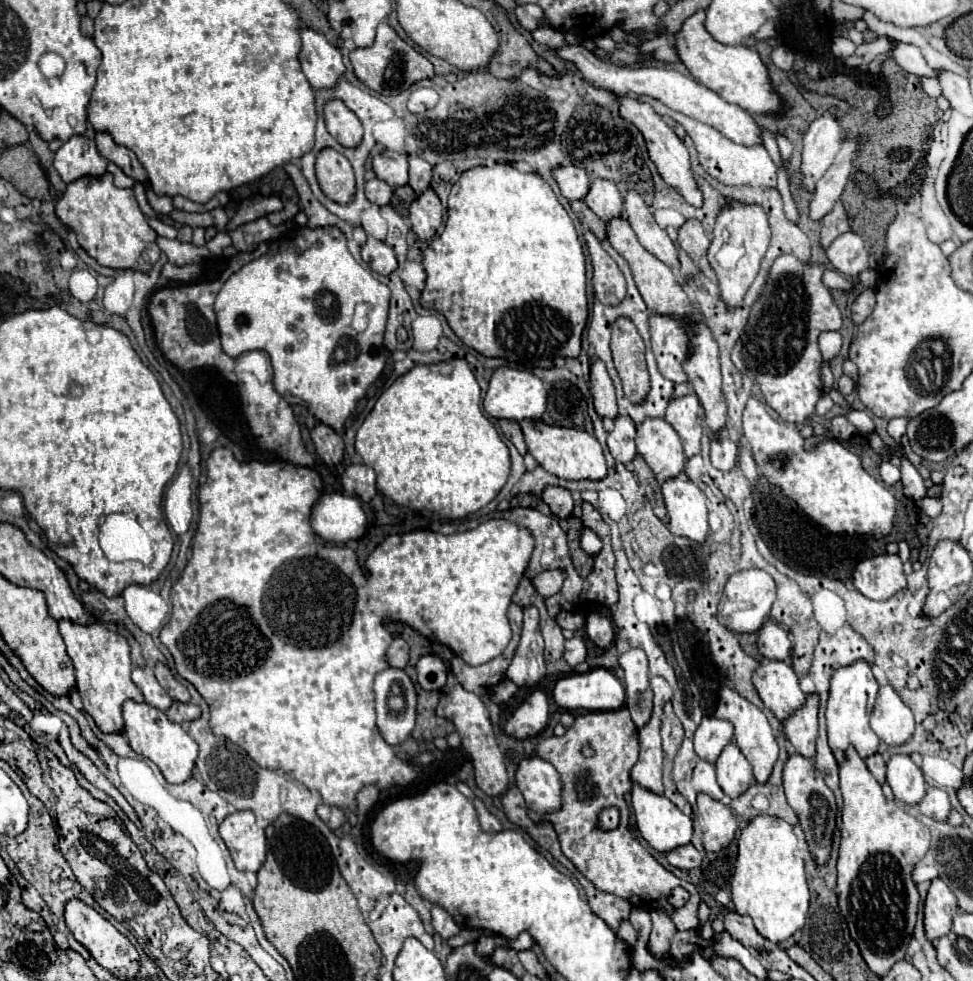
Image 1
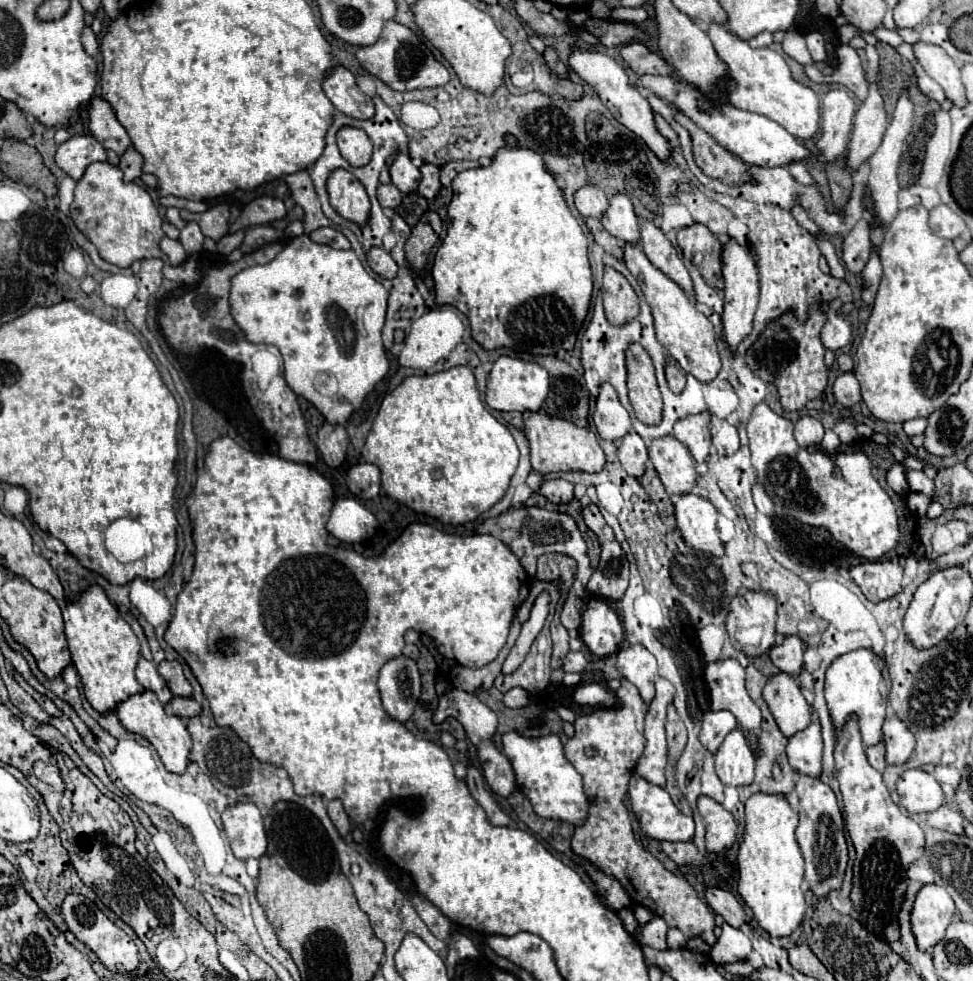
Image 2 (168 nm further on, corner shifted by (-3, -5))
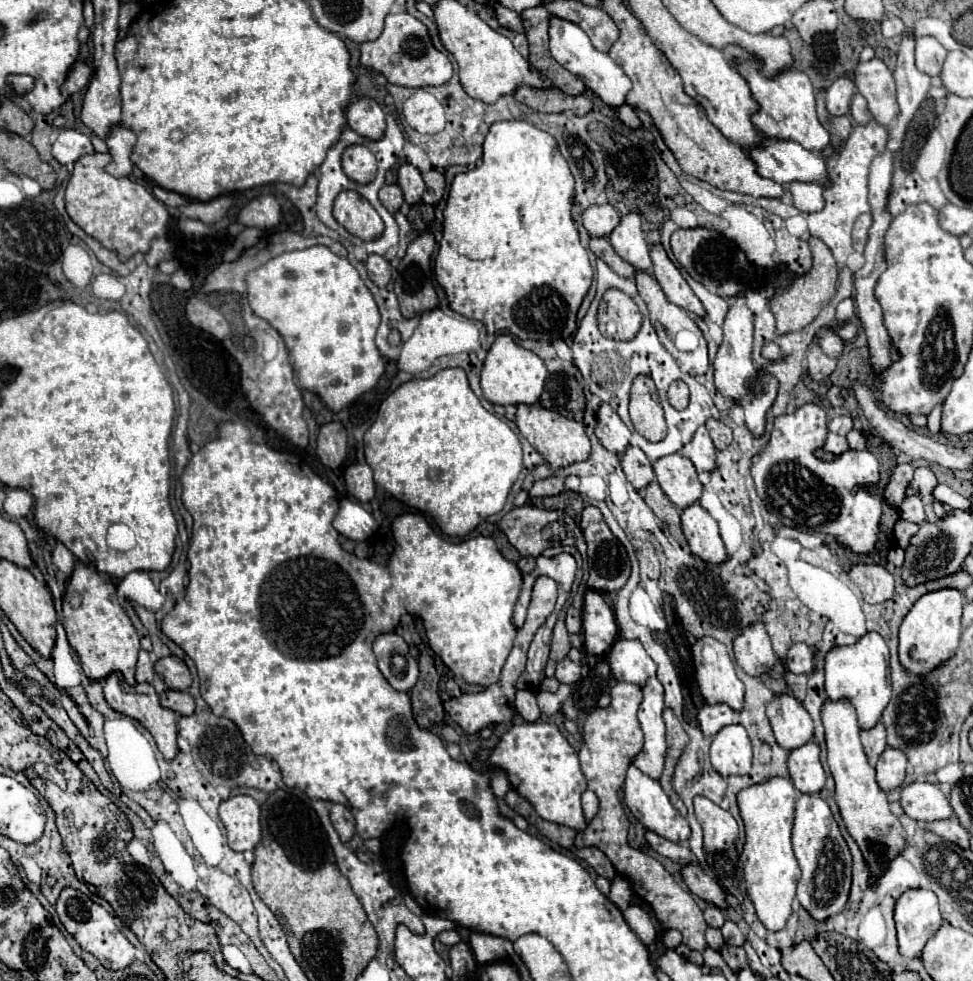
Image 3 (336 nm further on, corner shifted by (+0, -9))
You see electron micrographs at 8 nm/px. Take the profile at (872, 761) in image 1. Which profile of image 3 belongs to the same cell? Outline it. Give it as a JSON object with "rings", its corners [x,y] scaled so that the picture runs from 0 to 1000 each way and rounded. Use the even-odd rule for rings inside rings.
{"rings":[[[902,737],[894,745],[884,745],[884,753],[886,753],[886,759],[888,759],[890,772],[892,772],[894,780],[898,782],[902,772],[906,770],[909,761],[911,761],[911,743],[909,743],[909,739]]]}

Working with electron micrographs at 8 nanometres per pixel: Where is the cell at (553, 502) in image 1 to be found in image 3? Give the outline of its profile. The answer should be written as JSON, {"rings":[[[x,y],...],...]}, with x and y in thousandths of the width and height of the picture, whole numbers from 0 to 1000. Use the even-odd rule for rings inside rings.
{"rings":[[[561,486],[549,492],[549,496],[545,498],[545,507],[565,507],[565,505],[576,505],[578,501],[580,501],[580,488]]]}

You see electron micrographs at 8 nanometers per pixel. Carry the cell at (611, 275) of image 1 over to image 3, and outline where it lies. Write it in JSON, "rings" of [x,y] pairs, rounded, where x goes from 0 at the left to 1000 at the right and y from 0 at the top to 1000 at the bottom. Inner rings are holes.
{"rings":[[[625,295],[617,309],[615,329],[619,341],[625,346],[643,348],[656,339],[660,321],[656,317],[656,311],[641,297]]]}

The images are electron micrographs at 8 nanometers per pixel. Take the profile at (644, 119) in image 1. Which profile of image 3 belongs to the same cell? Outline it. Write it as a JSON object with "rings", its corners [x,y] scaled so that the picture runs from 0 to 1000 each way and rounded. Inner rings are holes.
{"rings":[[[565,17],[565,54],[567,58],[580,68],[584,70],[588,76],[592,76],[596,83],[600,83],[600,87],[613,95],[621,107],[635,111],[643,105],[643,97],[650,91],[647,81],[643,78],[643,74],[625,58],[625,54],[613,52],[604,40],[604,36],[590,23],[580,21],[576,17]]]}

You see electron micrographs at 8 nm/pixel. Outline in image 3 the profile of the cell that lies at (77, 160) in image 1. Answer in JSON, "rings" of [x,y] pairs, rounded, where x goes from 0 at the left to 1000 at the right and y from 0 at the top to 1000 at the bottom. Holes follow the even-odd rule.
{"rings":[[[64,131],[53,148],[53,158],[62,168],[78,166],[86,158],[95,158],[97,150],[90,138],[78,131]]]}

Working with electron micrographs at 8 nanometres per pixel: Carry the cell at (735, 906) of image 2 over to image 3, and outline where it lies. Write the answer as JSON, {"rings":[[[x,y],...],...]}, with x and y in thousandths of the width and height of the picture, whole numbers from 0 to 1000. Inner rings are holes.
{"rings":[[[705,882],[701,886],[701,894],[707,902],[707,906],[717,912],[719,916],[740,925],[740,927],[746,927],[748,920],[746,920],[746,910],[744,906],[736,900],[736,896],[732,896],[730,892],[726,892],[717,882]]]}

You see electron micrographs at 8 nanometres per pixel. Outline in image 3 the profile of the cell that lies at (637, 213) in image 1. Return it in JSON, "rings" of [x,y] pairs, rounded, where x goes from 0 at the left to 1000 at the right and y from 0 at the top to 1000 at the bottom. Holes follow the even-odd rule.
{"rings":[[[678,248],[668,250],[668,264],[670,264],[670,278],[672,278],[674,286],[678,288],[678,293],[682,295],[684,303],[693,311],[724,323],[724,313],[721,313],[719,305],[711,299],[709,291],[705,288],[701,278],[695,274],[695,270],[687,264],[687,260]]]}

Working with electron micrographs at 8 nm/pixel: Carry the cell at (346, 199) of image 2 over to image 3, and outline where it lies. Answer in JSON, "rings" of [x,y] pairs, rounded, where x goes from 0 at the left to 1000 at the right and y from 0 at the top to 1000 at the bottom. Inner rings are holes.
{"rings":[[[349,195],[343,205],[345,225],[370,244],[386,244],[395,235],[395,227],[384,211],[366,195]]]}

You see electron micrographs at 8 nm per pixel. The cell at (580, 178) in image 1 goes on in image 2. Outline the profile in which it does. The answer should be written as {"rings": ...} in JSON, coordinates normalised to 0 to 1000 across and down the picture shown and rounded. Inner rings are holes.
{"rings":[[[601,189],[599,193],[595,193],[591,197],[591,211],[593,211],[593,215],[599,221],[614,221],[614,223],[618,223],[618,219],[626,211],[626,203],[616,191]]]}

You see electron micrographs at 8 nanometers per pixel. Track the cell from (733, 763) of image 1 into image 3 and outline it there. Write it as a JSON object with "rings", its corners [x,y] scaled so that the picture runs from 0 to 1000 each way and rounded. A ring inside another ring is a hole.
{"rings":[[[750,739],[738,745],[730,764],[732,782],[742,792],[769,790],[773,782],[773,761],[763,739]]]}

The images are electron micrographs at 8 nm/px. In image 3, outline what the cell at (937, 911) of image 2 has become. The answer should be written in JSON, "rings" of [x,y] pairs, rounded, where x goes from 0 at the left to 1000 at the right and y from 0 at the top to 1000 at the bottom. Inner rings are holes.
{"rings":[[[933,906],[921,918],[919,939],[925,971],[929,976],[946,976],[952,959],[968,943],[964,914],[954,906]]]}

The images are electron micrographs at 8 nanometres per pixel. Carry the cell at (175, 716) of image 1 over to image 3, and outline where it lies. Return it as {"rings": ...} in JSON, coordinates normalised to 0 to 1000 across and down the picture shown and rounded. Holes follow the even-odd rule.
{"rings":[[[171,704],[164,710],[166,721],[181,725],[183,729],[197,729],[199,727],[199,713],[191,704]]]}

